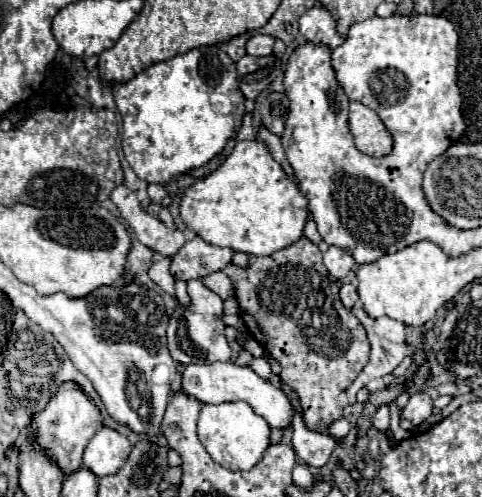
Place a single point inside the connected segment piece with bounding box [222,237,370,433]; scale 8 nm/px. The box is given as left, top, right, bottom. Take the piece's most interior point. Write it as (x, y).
(288, 300)

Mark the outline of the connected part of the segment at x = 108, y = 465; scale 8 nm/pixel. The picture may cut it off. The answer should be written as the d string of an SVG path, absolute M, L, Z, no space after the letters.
M102 427L86 445L84 467L88 467L96 477L106 477L116 473L130 455L130 441L116 429Z

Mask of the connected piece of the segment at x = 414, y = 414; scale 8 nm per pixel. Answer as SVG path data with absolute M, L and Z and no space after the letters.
M414 393L408 401L408 405L402 409L402 417L412 421L414 425L420 425L424 419L428 419L432 415L432 399L426 393Z

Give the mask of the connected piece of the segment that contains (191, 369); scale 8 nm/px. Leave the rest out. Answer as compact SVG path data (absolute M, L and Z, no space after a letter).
M204 363L186 365L182 371L182 391L202 403L228 403L246 401L258 415L262 415L270 427L286 429L292 423L292 405L282 389L276 389L270 381L258 377L250 367L240 367L236 363Z

